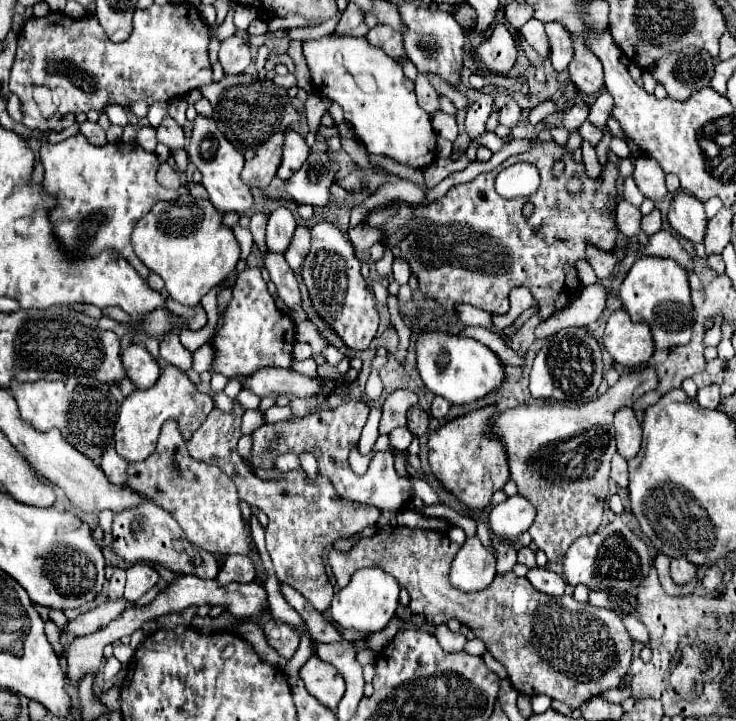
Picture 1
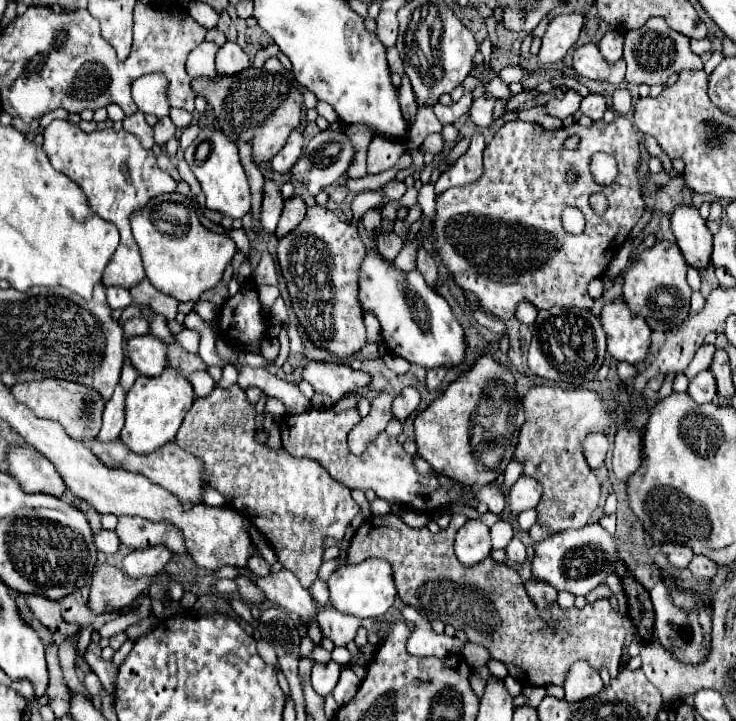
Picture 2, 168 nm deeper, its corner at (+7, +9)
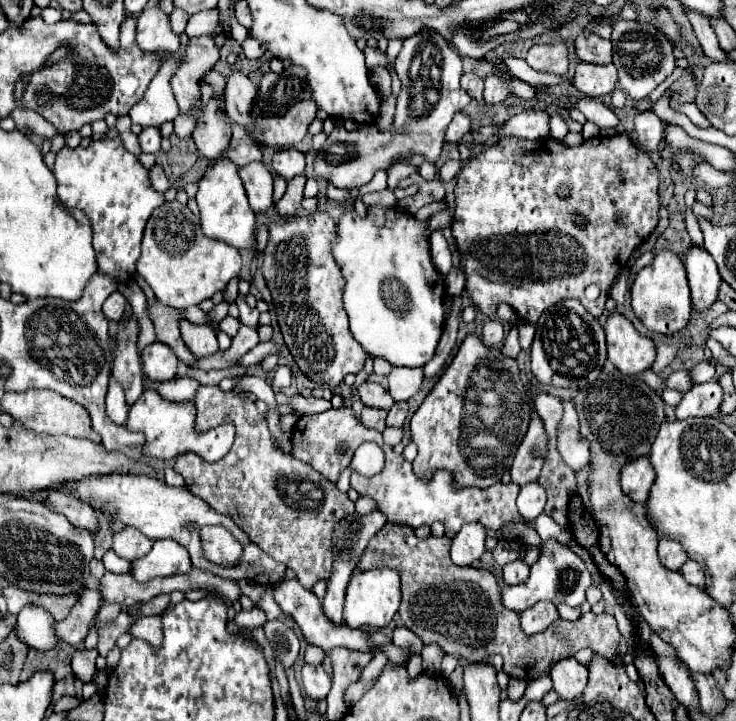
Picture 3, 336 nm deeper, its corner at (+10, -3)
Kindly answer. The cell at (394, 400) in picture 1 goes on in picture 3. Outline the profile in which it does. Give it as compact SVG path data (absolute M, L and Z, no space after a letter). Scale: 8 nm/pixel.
M365 406L361 410L361 424L365 428L375 428L377 432L383 432L385 428L385 418L387 418L387 410L379 410L379 408L369 408Z

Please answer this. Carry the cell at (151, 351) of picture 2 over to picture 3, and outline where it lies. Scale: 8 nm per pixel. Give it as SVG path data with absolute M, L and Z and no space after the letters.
M153 342L143 350L141 364L143 364L143 374L147 378L157 382L167 382L177 376L179 358L167 344Z

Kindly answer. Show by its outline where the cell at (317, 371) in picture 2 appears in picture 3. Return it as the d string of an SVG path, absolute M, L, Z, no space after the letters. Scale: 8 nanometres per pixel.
M365 382L363 386L359 386L359 396L363 400L365 406L373 406L373 408L383 408L389 410L393 406L393 398L389 394L387 388L383 388L377 382Z

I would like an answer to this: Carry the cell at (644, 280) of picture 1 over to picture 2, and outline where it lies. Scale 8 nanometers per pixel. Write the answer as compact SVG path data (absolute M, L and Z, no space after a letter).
M666 240L646 248L624 272L624 302L634 316L642 316L652 330L672 332L676 330L690 312L692 288L686 282L686 260L678 244Z

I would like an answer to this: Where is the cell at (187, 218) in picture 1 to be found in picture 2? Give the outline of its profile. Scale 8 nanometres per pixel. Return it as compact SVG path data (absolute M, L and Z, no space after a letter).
M180 194L150 198L144 208L132 212L130 226L152 286L182 302L196 302L204 290L214 288L236 252L236 244L228 236L208 230Z

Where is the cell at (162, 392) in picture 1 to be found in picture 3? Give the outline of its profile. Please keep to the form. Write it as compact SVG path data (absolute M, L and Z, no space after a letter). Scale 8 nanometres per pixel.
M145 388L143 394L139 396L139 400L129 408L129 418L127 418L127 428L131 432L141 432L145 434L147 442L145 442L145 456L149 458L157 458L157 460L173 460L181 454L187 452L195 452L199 456L203 456L207 462L215 462L221 460L235 438L235 426L233 424L223 424L217 426L214 430L207 432L197 432L195 430L195 404L193 402L171 402L161 398L155 390Z

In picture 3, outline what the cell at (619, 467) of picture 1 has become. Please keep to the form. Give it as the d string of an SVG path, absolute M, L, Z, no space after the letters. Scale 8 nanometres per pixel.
M561 400L563 404L563 418L557 426L557 450L565 464L573 470L581 470L589 464L589 444L581 440L577 428L577 410L573 408L571 400Z

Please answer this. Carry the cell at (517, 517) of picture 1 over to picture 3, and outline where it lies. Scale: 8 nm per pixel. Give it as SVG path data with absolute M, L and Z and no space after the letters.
M529 482L521 486L521 492L517 496L517 508L521 516L529 522L533 522L545 508L545 490L539 482Z

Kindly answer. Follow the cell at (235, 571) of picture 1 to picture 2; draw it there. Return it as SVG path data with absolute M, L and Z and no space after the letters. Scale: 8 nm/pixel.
M246 566L238 568L238 570L240 570L240 576L250 578L260 590L264 590L270 602L280 604L282 608L286 608L288 612L298 614L300 618L314 620L316 602L312 600L312 596L308 594L308 590L302 588L300 580L292 572L288 572L286 568L282 568L282 570L274 572L274 574L268 574L266 578L256 576Z

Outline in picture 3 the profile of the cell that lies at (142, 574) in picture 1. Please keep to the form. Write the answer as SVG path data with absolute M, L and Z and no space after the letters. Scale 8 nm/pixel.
M157 540L153 550L133 562L133 578L139 582L157 578L157 576L173 576L179 572L189 572L191 560L185 548L181 548L173 540Z

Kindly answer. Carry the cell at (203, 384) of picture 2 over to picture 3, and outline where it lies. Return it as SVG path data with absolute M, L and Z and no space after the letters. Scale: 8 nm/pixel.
M143 376L143 384L147 388L157 390L159 394L163 394L163 398L169 398L169 400L193 400L199 386L199 382L193 378L175 378L171 382L159 384L155 380L149 380L147 376Z

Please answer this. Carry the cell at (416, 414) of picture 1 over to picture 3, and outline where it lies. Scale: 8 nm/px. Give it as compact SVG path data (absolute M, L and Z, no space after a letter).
M395 402L393 408L389 410L389 416L387 416L387 426L397 426L401 428L405 424L405 418L407 418L407 402Z

